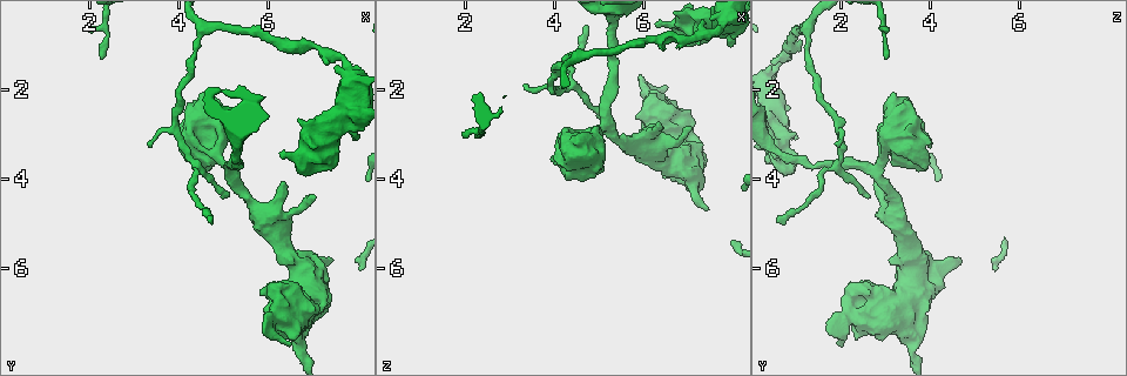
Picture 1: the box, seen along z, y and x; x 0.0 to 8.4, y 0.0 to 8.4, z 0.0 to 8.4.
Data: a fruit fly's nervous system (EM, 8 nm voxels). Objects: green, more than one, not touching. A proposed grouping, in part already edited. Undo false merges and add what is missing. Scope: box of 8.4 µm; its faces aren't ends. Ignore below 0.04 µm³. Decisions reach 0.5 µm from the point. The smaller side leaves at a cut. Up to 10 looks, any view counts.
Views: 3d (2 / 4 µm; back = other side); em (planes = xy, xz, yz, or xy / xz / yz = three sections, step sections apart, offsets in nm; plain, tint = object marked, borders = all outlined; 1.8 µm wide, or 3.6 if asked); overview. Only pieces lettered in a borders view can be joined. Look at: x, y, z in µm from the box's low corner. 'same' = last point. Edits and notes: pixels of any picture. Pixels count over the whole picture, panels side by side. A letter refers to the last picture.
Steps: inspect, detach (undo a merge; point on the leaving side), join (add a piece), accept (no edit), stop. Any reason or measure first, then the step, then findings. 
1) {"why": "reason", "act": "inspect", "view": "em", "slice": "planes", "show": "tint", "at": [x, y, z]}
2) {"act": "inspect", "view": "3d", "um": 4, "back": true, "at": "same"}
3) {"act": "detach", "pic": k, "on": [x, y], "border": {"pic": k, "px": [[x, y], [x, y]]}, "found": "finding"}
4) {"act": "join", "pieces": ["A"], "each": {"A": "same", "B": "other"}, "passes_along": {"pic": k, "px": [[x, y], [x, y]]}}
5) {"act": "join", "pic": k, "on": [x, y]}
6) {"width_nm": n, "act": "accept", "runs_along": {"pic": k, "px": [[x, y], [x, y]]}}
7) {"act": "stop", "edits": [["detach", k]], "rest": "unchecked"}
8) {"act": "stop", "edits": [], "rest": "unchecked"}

{"why": "an open end", "act": "inspect", "view": "3d", "um": 4, "at": [4.70, 5.05, 0.80]}

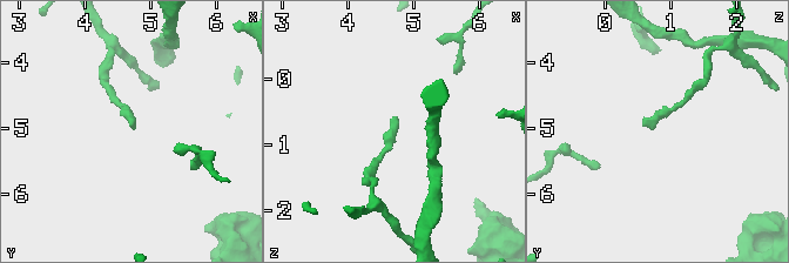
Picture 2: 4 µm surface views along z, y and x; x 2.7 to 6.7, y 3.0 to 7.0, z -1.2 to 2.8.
{"why": "now the EM", "act": "inspect", "view": "em", "slice": "planes", "show": "borders", "at": [4.75, 5.05, 0.75]}

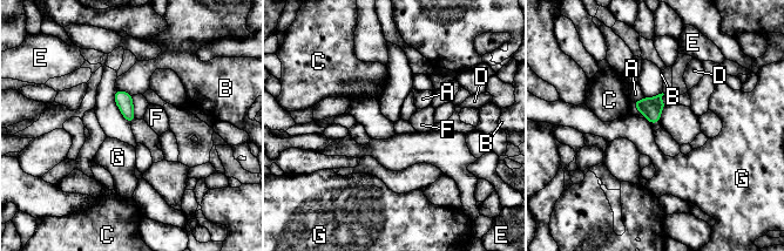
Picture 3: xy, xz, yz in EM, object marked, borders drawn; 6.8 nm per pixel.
{"act": "accept", "each": {"A": "other", "B": "other", "C": "other", "D": "other", "E": "other", "F": "other", "G": "other"}, "border": {"pic": 3, "px": [[646, 120], [650, 124]]}, "found": "no lettered piece goes on from it"}

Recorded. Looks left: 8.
{"why": "an open end", "act": "inspect", "view": "3d", "um": 2, "at": [6.35, 4.10, 2.80]}

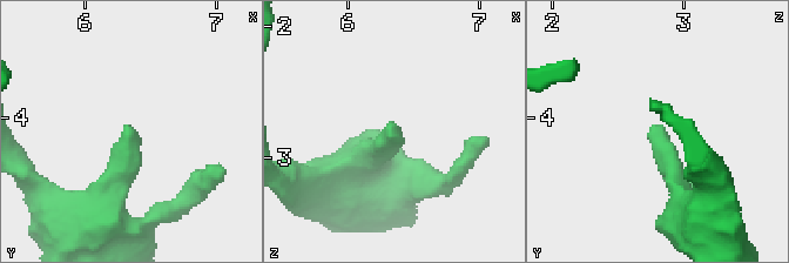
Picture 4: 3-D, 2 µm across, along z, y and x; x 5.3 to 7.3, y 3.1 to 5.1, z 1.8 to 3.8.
{"act": "inspect", "view": "em", "slice": "xz", "step": 8, "show": "borders", "at": [6.30, 4.06, 2.76]}

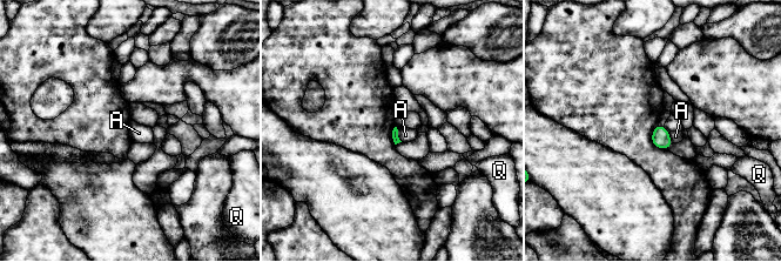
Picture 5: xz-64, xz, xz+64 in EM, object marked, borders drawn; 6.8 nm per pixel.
{"act": "accept", "each": {"A": "other", "Q": "other"}, "border": {"pic": 5, "px": [[396, 128], [397, 136], [402, 141]]}, "found": "no lettered piece goes on from it"}

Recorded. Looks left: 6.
{"why": "branch stops here", "act": "inspect", "view": "3d", "um": 4, "at": [7.95, 3.05, 1.05]}

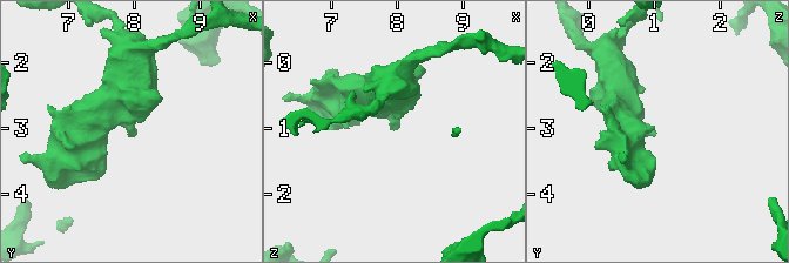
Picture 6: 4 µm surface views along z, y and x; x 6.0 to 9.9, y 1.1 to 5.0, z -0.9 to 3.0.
{"why": "need the tissue", "act": "inspect", "view": "em", "slice": "planes", "show": "borders", "at": [7.90, 3.05, 1.00]}

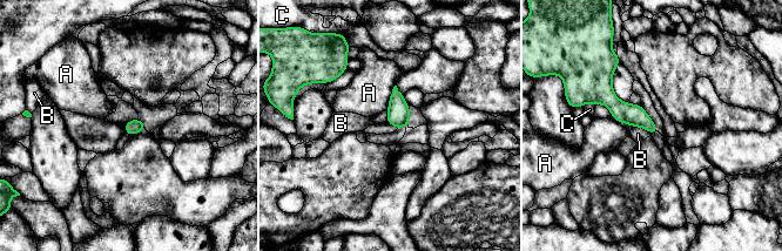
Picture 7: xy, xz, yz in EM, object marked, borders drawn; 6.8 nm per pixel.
{"act": "accept", "each": {"A": "other", "B": "other", "C": "other"}, "border": {"pic": 7, "px": [[634, 126], [645, 128], [651, 135]]}, "found": "none of them fits"}

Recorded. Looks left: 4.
{"why": "an open end", "act": "inspect", "view": "3d", "um": 4, "back": true, "at": [4.15, 3.55, 3.55]}

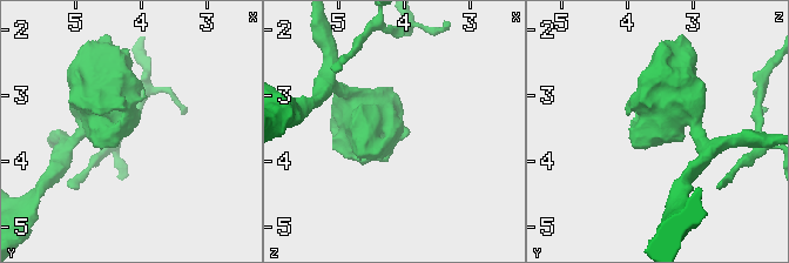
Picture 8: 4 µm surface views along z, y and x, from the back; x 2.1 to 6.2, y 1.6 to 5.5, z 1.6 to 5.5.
{"why": "shape alone is not enough", "act": "inspect", "view": "em", "slice": "planes", "show": "tint", "at": [4.15, 3.50, 3.45]}

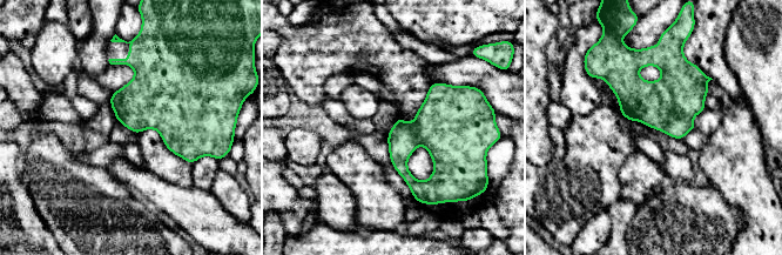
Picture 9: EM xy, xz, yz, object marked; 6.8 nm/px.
{"act": "inspect", "view": "em", "slice": "planes", "show": "borders", "at": "same"}

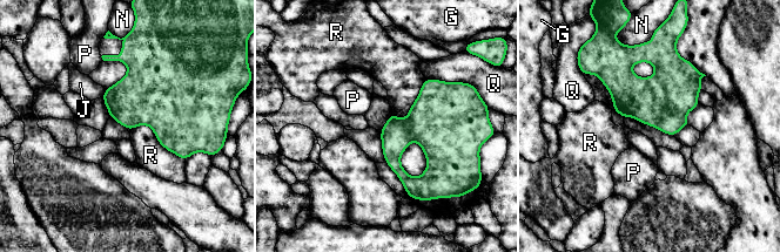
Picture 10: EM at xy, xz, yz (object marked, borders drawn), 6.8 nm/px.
{"act": "accept", "each": {"G": "other", "J": "other", "N": "other", "P": "other", "Q": "other", "R": "other"}, "border": {"pic": 10, "px": [[130, 129], [147, 124], [185, 161]]}, "found": "no lettered piece goes on from it"}

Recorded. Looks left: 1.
{"act": "stop", "edits": [], "rest": "unchecked"}

